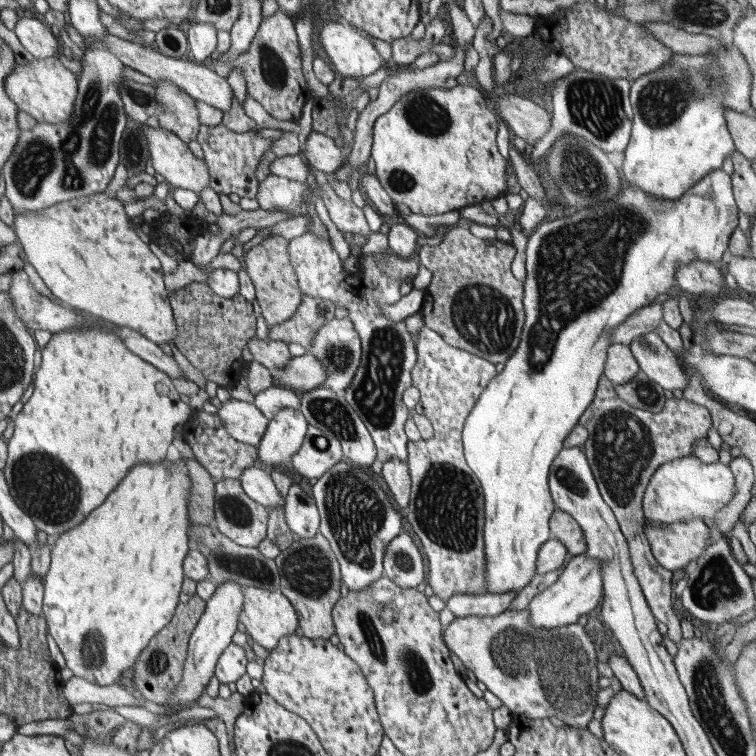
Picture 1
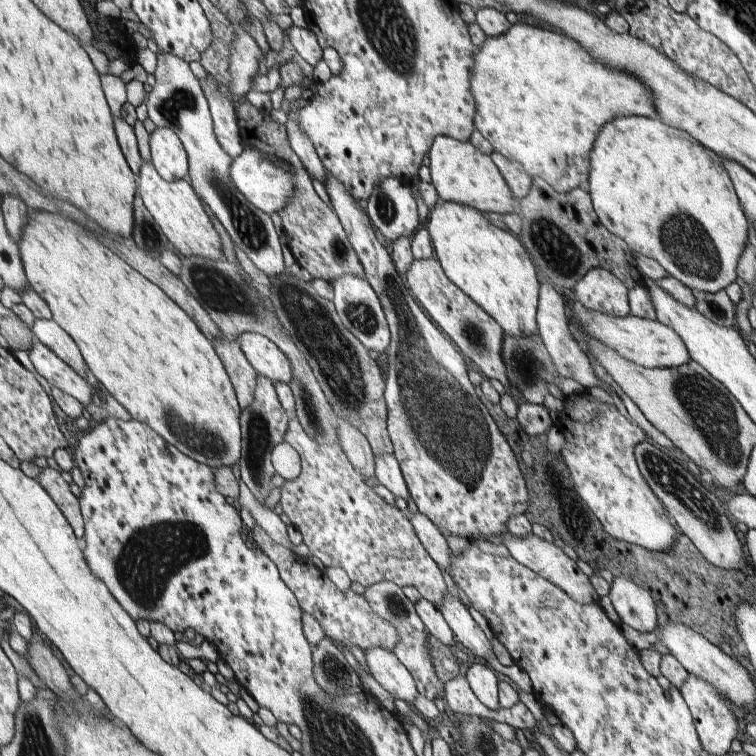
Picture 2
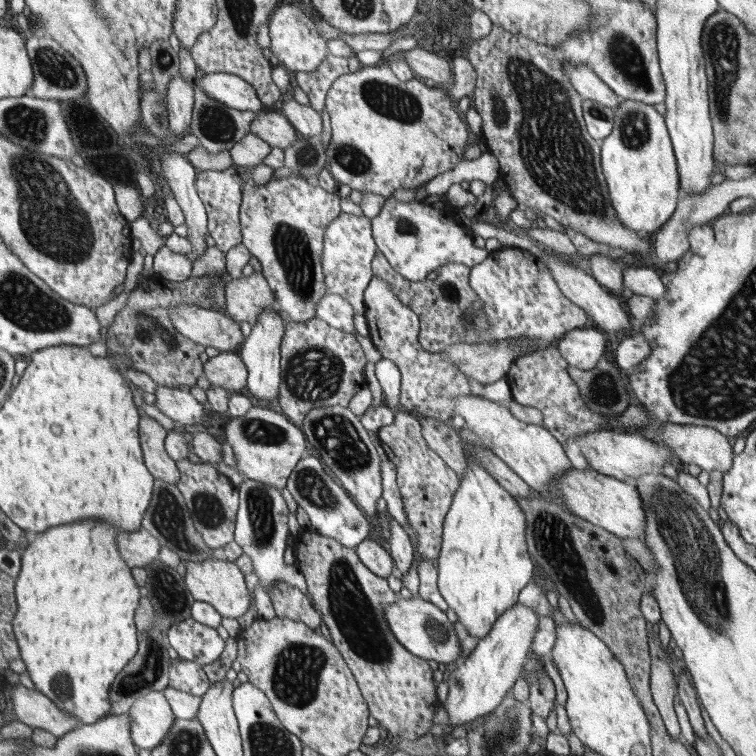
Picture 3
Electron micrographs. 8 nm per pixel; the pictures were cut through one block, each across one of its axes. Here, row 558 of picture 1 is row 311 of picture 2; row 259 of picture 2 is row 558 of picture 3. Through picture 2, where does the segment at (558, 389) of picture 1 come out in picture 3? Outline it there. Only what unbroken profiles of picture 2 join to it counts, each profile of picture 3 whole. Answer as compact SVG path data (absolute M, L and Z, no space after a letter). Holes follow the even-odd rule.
M467 456L469 466L455 492L454 502L443 526L443 549L436 565L438 590L456 613L458 622L474 638L484 638L504 611L510 611L518 602L520 590L534 574L531 553L527 548L527 514L514 496L482 464Z

